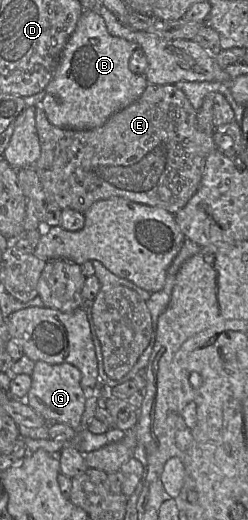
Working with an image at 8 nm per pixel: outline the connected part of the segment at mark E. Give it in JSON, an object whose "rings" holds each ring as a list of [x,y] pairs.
{"rings":[[[148,83],[135,102],[113,114],[104,125],[92,129],[56,127],[49,122],[41,104],[34,107],[41,154],[33,168],[44,191],[45,205],[53,203],[61,210],[72,209],[84,213],[99,200],[122,197],[176,214],[196,193],[206,158],[217,149],[213,135],[200,130],[197,110],[175,85]]]}

